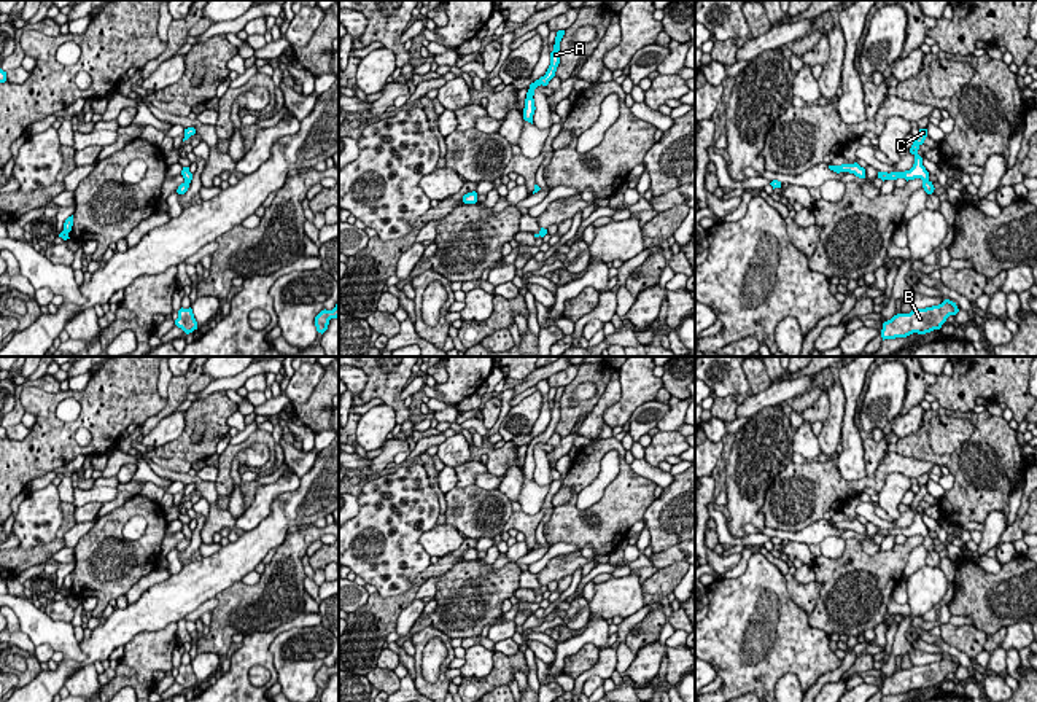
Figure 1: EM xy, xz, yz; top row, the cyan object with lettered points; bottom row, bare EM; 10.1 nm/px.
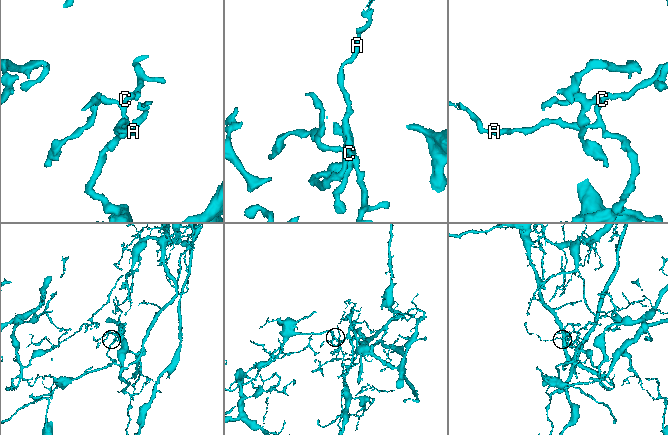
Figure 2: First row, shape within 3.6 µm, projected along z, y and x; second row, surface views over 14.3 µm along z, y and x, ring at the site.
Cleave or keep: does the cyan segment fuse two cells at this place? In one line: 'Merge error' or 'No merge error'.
Merge error

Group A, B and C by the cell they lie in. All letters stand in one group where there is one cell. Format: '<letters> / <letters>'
A C / B

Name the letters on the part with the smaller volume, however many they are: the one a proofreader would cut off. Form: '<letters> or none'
B

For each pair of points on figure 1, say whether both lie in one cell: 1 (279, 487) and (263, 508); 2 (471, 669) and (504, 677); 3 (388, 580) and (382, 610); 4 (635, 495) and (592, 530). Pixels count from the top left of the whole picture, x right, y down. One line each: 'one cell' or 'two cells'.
1: one cell
2: two cells
3: two cells
4: one cell

